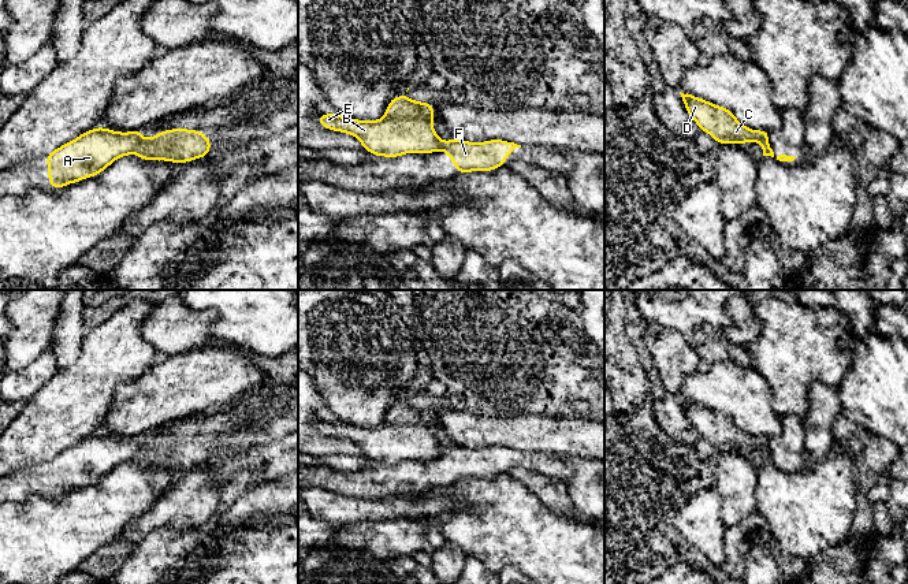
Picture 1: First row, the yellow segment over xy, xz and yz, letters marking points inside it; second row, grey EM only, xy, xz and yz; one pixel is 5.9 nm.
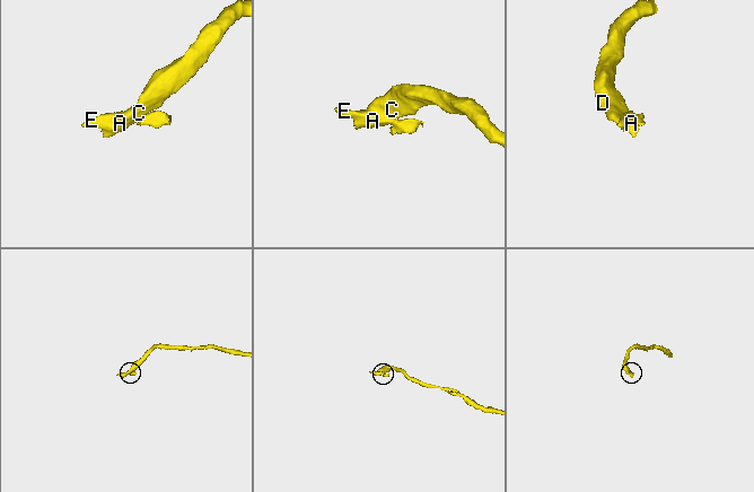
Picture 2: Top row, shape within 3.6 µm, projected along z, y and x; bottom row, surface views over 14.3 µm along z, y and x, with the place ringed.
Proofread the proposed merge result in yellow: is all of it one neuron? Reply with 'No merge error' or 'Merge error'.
Merge error

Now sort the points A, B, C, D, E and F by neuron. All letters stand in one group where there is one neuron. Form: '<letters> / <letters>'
A B C D E / F

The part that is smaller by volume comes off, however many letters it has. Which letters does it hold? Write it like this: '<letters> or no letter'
F

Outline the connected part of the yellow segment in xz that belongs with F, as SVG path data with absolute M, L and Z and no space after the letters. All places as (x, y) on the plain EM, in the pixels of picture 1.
M449 446L442 451L454 475L461 480L472 477L494 477L502 473L509 461L521 454L514 449L503 446L488 446L485 449L468 449L464 446Z

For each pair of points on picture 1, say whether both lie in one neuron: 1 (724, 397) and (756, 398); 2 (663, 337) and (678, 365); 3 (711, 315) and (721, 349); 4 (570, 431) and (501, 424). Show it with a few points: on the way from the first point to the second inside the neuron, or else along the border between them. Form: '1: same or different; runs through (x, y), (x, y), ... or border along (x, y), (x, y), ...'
1: same; runs through (732, 397), (748, 398)
2: same; runs through (663, 343), (674, 359)
3: different; border along (706, 337), (696, 348)
4: same; runs through (553, 431), (518, 431)

